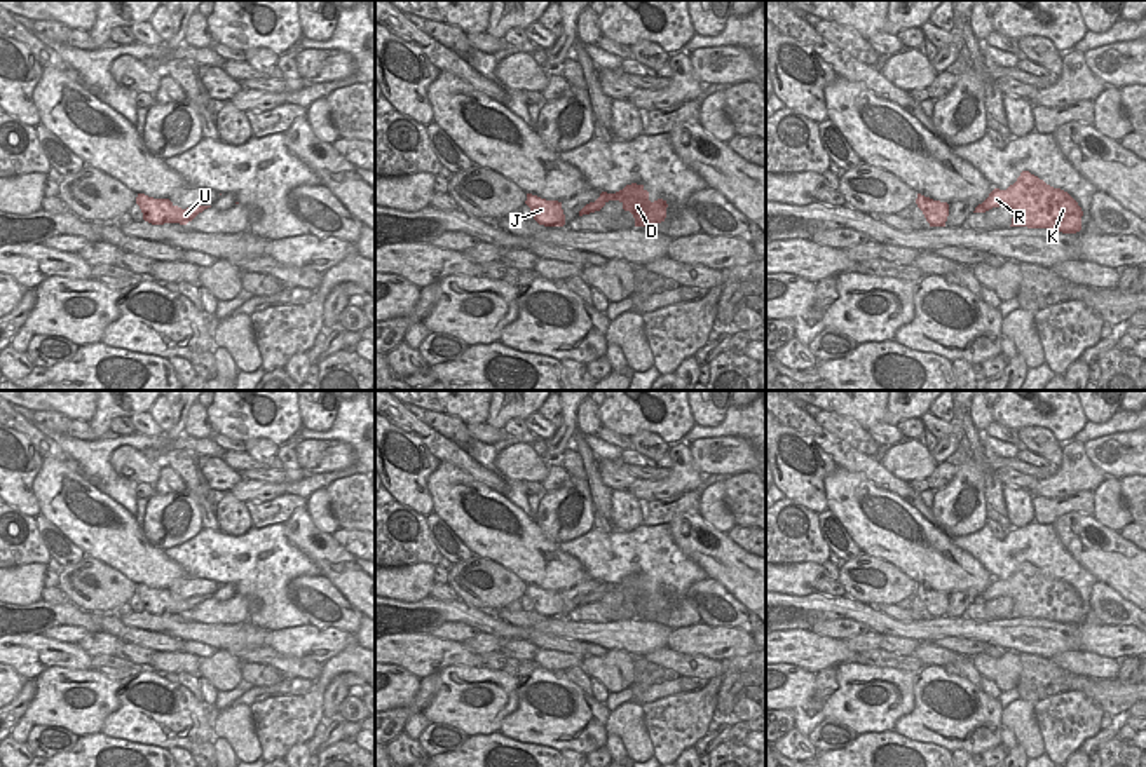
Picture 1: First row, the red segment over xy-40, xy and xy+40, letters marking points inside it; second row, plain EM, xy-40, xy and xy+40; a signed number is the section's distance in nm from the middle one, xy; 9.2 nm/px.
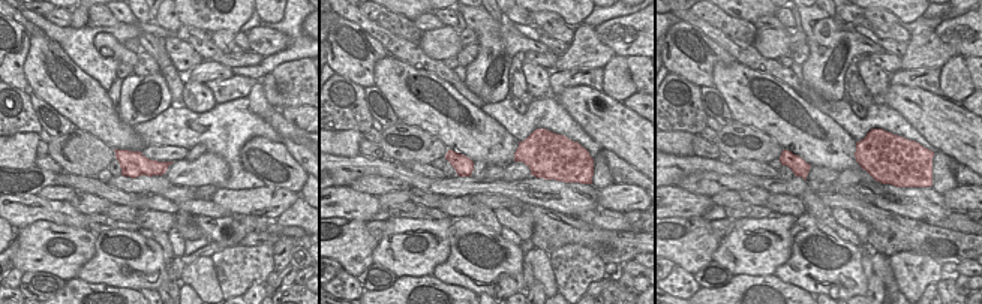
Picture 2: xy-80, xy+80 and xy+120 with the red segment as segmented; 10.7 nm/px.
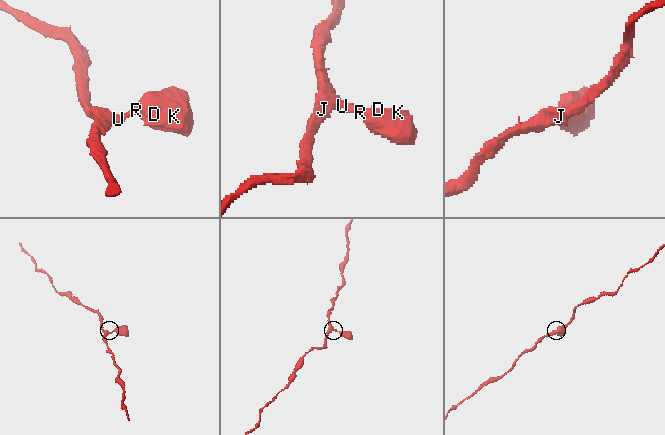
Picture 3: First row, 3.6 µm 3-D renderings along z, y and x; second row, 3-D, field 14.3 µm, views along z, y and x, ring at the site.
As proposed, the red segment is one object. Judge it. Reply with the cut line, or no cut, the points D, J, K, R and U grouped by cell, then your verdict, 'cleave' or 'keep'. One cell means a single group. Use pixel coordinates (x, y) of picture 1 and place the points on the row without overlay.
cut none; groups D J K R U; keep

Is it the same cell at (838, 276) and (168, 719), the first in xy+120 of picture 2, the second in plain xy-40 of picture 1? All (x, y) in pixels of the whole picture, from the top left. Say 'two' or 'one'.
one

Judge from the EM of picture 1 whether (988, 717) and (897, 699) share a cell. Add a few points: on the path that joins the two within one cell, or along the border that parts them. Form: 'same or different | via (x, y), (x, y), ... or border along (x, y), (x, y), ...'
different | border along (916, 675), (913, 680), (913, 708), (892, 729)

